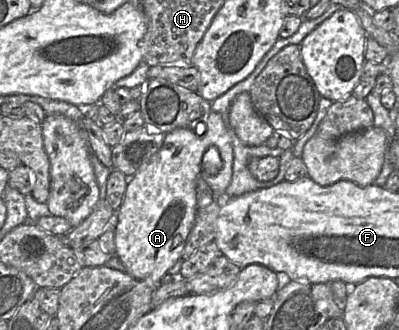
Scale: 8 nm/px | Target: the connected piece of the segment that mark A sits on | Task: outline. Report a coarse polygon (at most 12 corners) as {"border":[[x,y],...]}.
{"border":[[220,113],[166,133],[129,177],[115,255],[157,287],[195,222],[197,183],[233,173]]}

